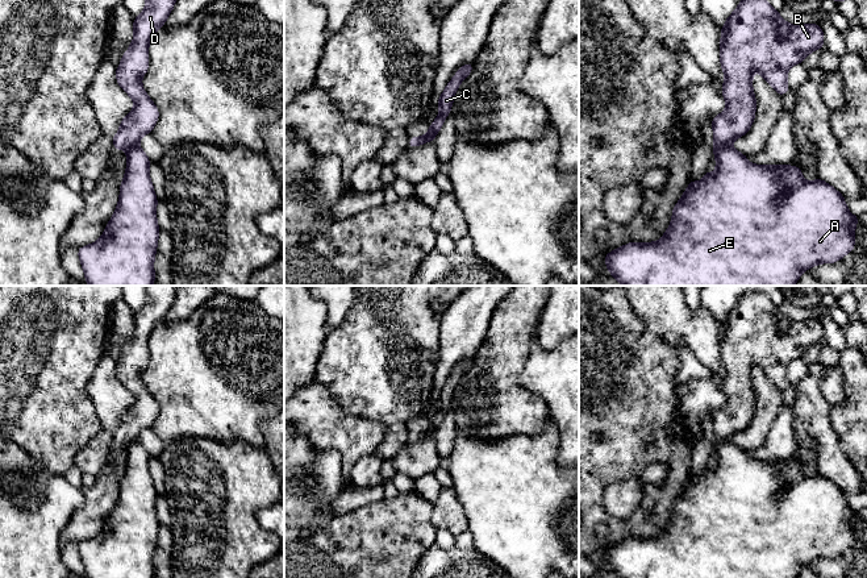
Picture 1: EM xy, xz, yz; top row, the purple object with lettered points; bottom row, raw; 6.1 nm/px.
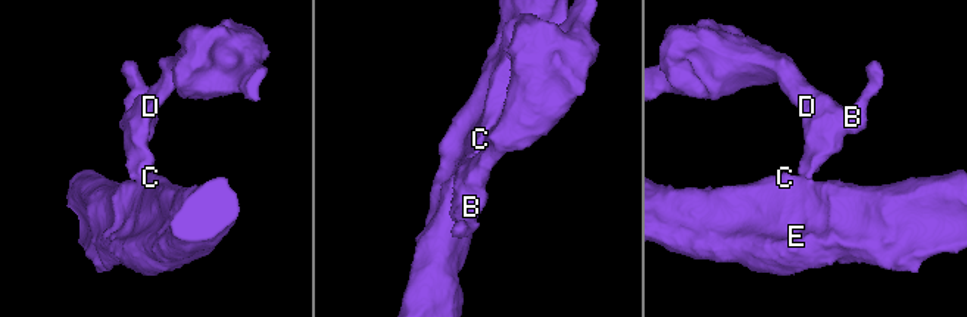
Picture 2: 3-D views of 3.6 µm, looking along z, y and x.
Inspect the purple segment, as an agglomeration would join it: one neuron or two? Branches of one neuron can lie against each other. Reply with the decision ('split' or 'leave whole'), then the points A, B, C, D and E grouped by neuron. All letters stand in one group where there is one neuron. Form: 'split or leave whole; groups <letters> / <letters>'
split; groups A C E / B D

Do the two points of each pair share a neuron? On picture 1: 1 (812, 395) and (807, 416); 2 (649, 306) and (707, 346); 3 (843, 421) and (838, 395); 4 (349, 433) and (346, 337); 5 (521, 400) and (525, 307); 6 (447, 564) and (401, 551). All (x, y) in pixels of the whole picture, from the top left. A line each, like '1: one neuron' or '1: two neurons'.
1: one neuron
2: one neuron
3: two neurons
4: two neurons
5: one neuron
6: two neurons

